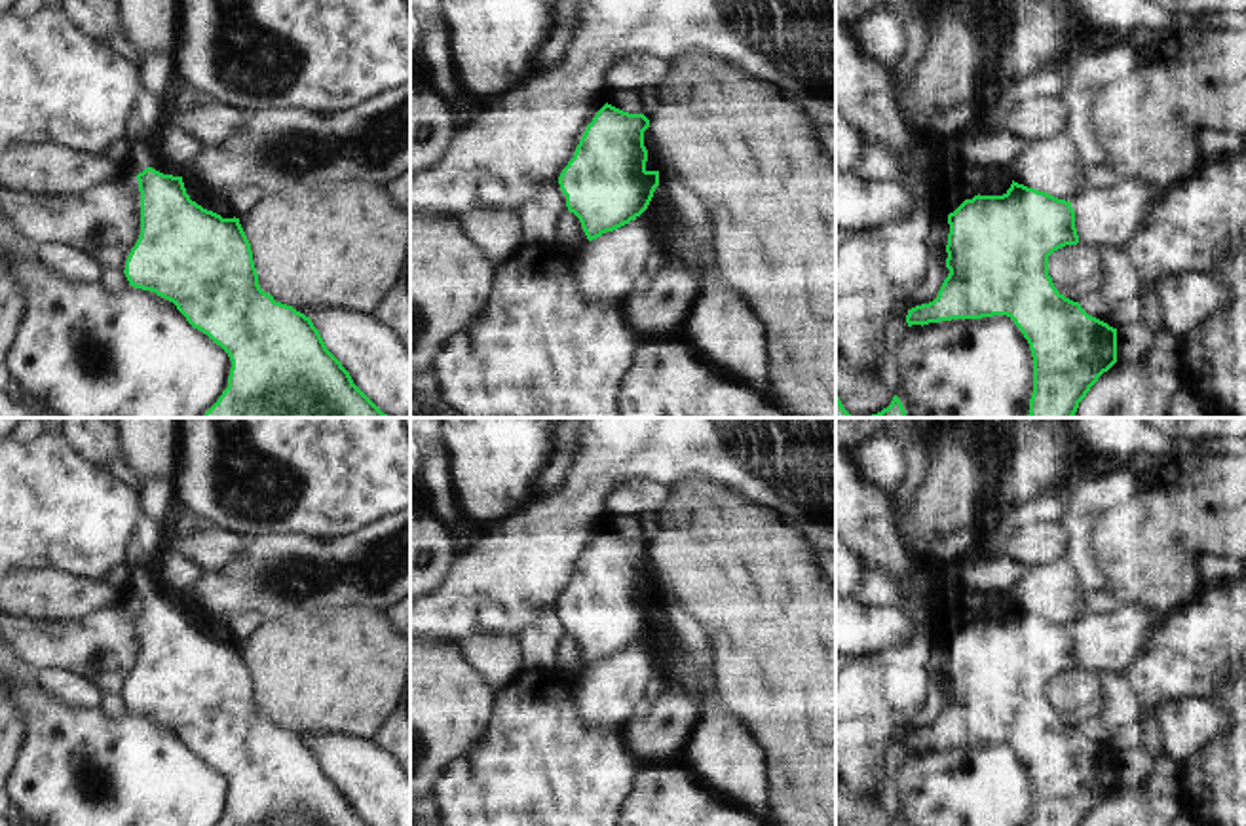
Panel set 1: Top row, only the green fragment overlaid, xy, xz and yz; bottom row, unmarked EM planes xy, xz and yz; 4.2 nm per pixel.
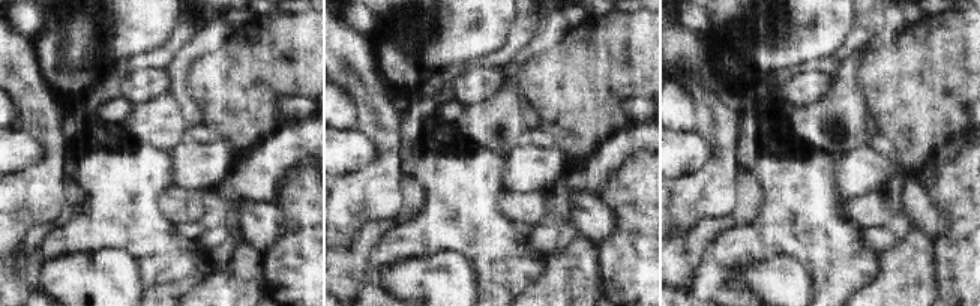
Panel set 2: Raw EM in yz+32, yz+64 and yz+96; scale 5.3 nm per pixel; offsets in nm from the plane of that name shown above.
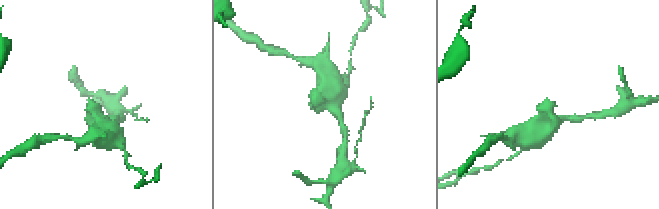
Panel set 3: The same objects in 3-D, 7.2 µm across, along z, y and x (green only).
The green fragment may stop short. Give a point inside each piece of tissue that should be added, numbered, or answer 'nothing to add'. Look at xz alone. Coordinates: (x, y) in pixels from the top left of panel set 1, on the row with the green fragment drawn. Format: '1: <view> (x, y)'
1: xz (652, 164)

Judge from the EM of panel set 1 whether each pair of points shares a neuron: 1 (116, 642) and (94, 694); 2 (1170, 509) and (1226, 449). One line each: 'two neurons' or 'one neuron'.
1: two neurons
2: two neurons

